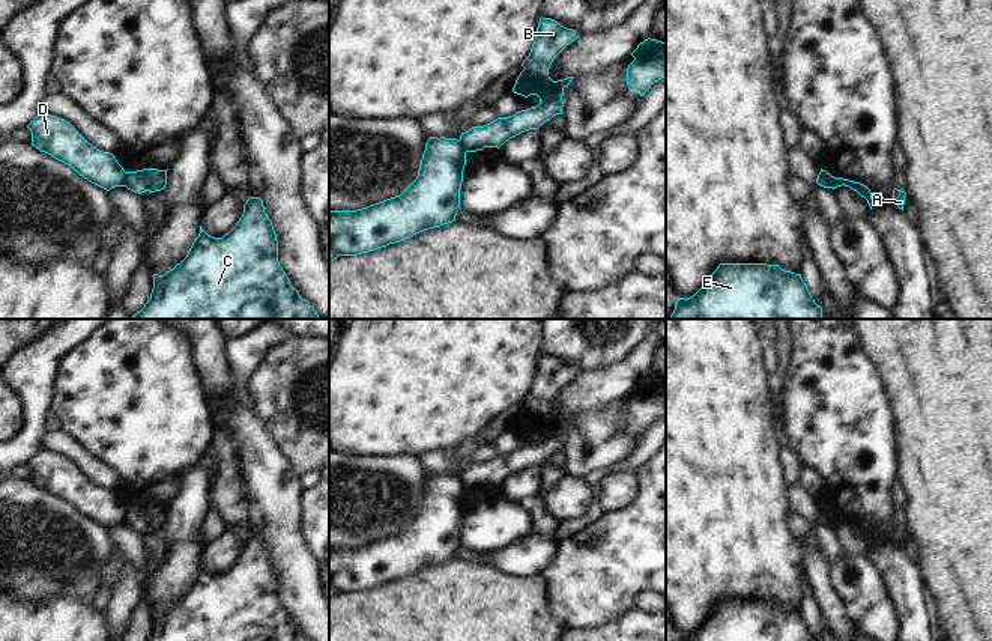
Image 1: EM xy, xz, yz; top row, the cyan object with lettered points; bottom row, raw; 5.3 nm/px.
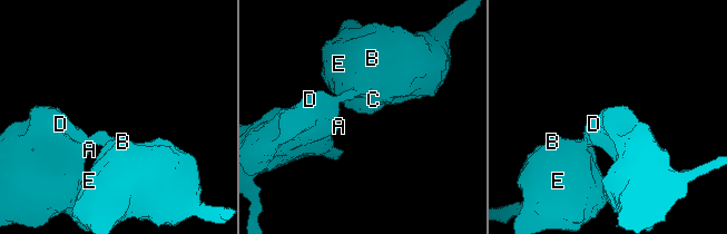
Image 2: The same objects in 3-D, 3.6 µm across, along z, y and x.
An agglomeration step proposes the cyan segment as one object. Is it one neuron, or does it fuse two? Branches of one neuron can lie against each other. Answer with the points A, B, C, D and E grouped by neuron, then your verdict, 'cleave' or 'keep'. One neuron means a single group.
groups A D / B C E; cleave

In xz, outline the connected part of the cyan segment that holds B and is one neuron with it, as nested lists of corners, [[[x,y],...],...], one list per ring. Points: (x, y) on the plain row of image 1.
[[[540,355],[531,390],[522,400],[525,406],[513,424],[514,430],[525,435],[537,432],[540,441],[461,469],[460,478],[466,489],[482,488],[484,485],[499,486],[510,475],[529,466],[538,466],[553,453],[562,451],[564,426],[574,414],[553,418],[549,414],[549,405],[553,396],[574,376],[577,373],[573,366],[567,366],[552,355]]]

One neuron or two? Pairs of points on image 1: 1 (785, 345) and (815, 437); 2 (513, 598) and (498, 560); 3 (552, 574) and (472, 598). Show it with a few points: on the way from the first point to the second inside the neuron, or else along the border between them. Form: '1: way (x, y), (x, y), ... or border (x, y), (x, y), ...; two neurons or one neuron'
1: border (792, 334), (792, 357), (780, 372); two neurons
2: border (486, 563), (519, 577), (537, 575); two neurons
3: border (540, 575), (546, 589), (546, 605), (550, 611); two neurons

